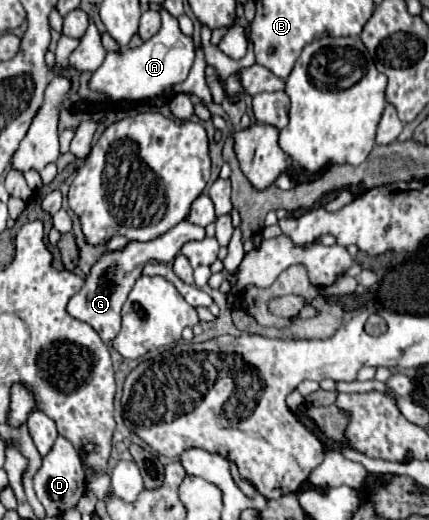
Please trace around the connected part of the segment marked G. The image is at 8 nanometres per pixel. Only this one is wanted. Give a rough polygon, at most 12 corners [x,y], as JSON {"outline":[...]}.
{"outline":[[179,222],[153,242],[107,252],[67,312],[107,344],[141,268],[173,260],[205,228]]}

